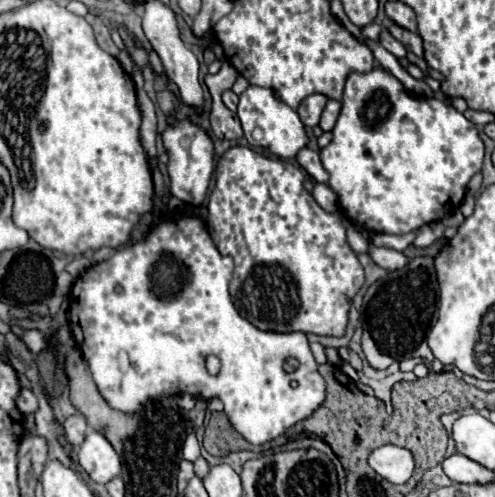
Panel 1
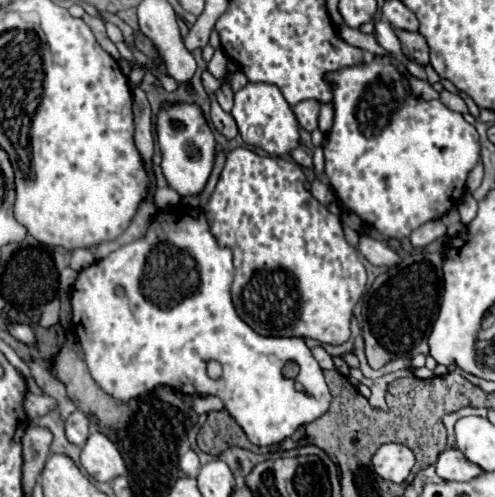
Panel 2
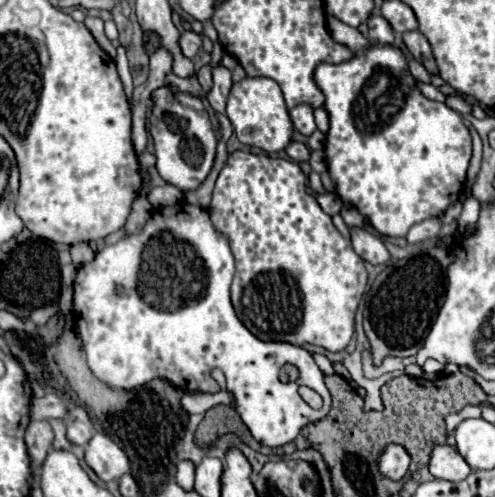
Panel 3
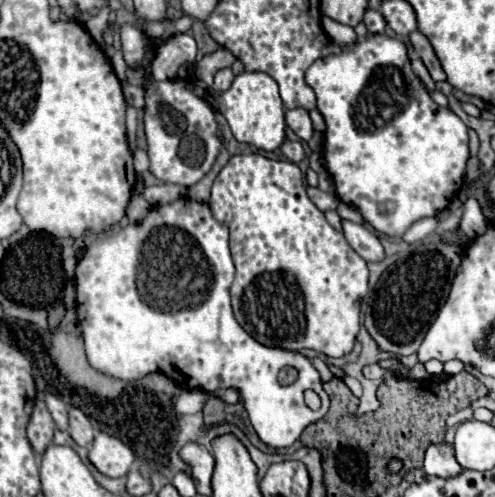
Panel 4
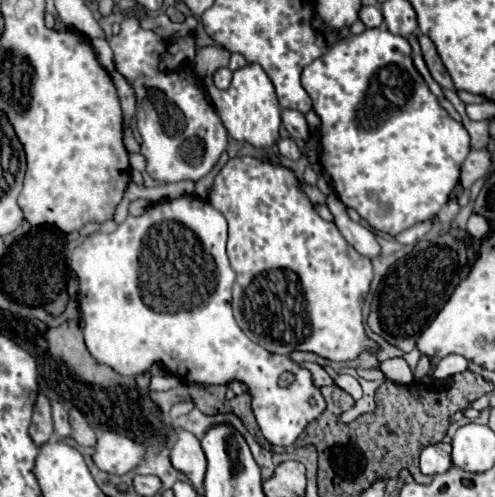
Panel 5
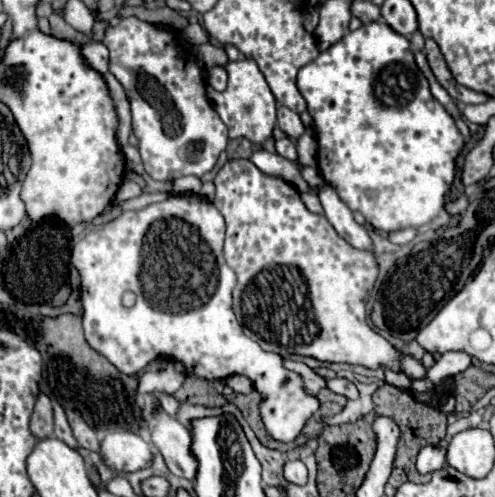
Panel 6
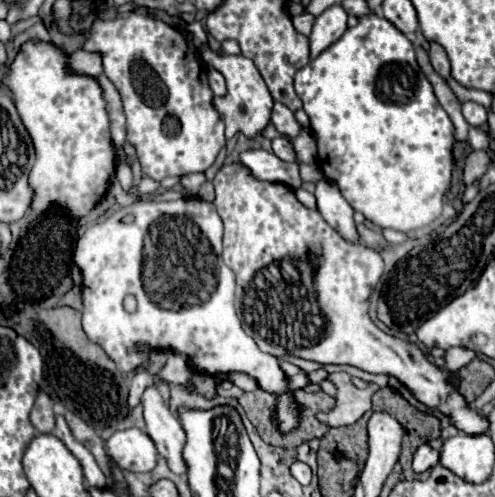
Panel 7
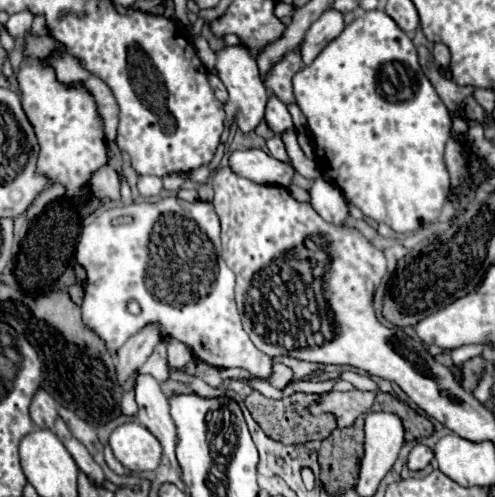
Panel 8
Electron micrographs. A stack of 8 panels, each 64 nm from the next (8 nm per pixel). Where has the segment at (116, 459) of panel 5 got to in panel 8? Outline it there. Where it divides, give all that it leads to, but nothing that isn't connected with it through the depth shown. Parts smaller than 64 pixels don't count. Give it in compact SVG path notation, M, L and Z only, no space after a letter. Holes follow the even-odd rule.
M134 420L118 426L112 432L110 446L114 450L114 456L130 472L156 470L162 458L162 448L156 436Z

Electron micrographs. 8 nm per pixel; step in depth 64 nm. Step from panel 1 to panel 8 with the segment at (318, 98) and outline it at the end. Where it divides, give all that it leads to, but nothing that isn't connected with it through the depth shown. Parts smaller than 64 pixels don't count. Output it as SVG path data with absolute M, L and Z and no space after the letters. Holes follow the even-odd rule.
M274 94L268 96L268 104L266 104L266 114L264 120L268 124L268 128L276 134L282 134L288 128L294 128L290 112L286 108L286 104L282 100L278 100Z

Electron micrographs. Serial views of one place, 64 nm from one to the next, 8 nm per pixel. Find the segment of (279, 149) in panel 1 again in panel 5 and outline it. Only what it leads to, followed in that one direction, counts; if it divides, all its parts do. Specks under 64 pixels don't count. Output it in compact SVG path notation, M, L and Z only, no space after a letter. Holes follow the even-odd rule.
M246 64L232 72L232 82L226 90L218 90L216 86L208 86L206 98L220 114L228 134L234 140L250 142L256 148L268 148L278 140L280 130L280 104L274 92L274 86L266 72L258 64Z

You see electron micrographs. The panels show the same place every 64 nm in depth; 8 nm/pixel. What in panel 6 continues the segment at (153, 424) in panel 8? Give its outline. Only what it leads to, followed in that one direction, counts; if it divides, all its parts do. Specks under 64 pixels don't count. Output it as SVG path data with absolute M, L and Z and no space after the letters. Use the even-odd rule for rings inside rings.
M160 406L154 408L154 420L156 424L152 428L152 444L156 444L156 448L164 456L168 470L176 476L194 480L198 464L190 452L190 430L176 418L168 416Z

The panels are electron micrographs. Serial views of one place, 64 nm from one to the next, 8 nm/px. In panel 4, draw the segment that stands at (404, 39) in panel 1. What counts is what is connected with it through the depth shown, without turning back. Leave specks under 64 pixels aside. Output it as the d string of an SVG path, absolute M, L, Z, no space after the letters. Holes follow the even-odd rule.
M418 30L410 34L410 40L412 40L416 52L420 54L422 62L426 64L430 76L432 76L436 82L444 82L444 80L446 80L446 74L444 74L444 70L442 70L442 66L440 66L440 62L438 62L438 58L436 58L436 54L434 54L434 48L432 48L430 40L428 40L422 32L418 32Z

